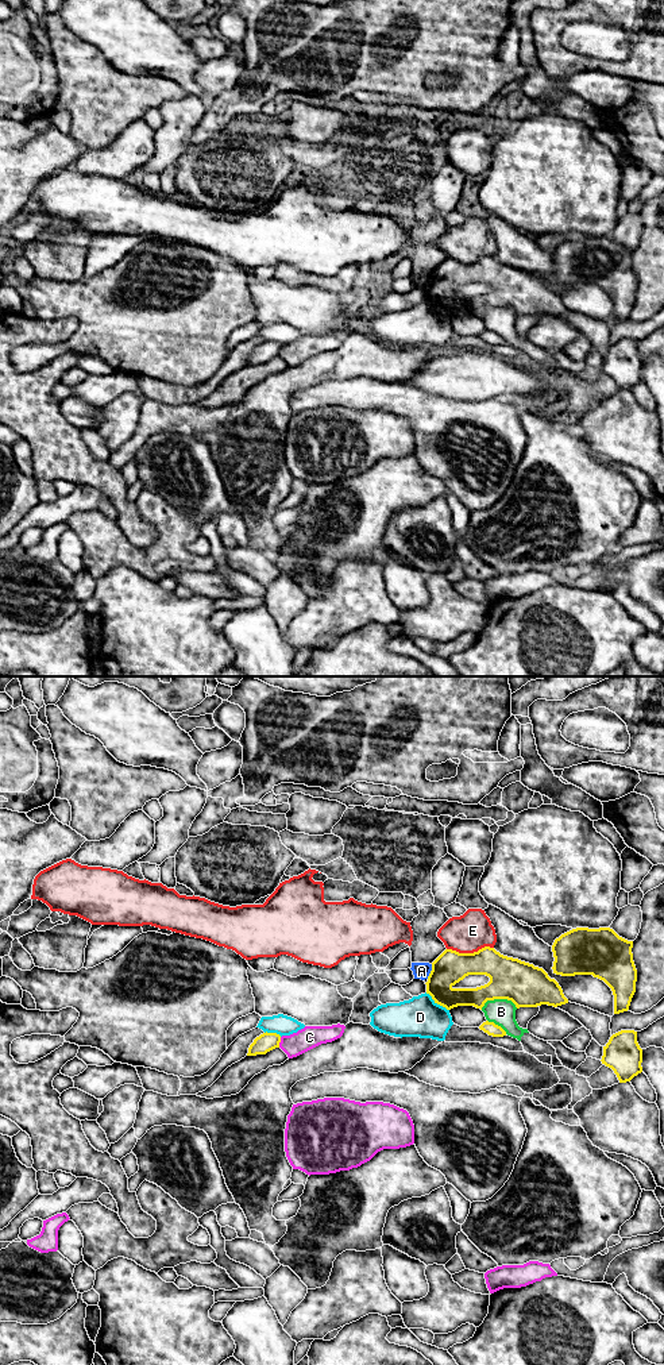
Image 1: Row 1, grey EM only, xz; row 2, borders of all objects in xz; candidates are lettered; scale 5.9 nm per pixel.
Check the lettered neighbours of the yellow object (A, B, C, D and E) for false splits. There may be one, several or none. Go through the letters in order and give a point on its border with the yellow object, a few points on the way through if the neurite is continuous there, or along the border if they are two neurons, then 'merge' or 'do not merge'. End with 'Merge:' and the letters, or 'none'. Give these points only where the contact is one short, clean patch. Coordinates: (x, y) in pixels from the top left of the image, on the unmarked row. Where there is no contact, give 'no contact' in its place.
A: meets yellow in xz at (431, 280); border along xz (432, 273), (427, 286); do not merge
B: meets yellow in xz at (498, 307); do not merge
C: meets yellow in xz at (280, 350); do not merge
D: meets yellow in xz at (437, 312); do not merge
E: meets yellow in xz at (470, 262); do not merge
Merge: none

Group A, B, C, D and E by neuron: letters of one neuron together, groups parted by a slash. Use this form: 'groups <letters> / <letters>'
groups A B D / C / E

